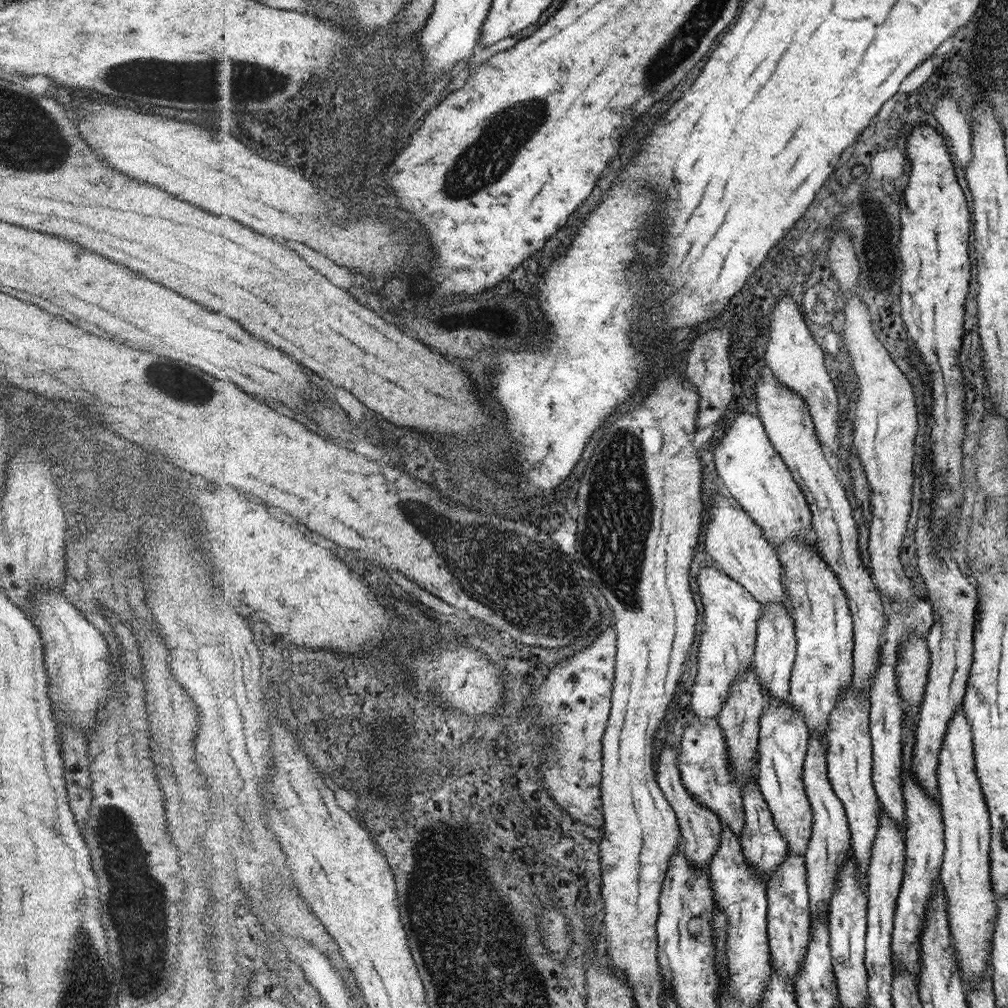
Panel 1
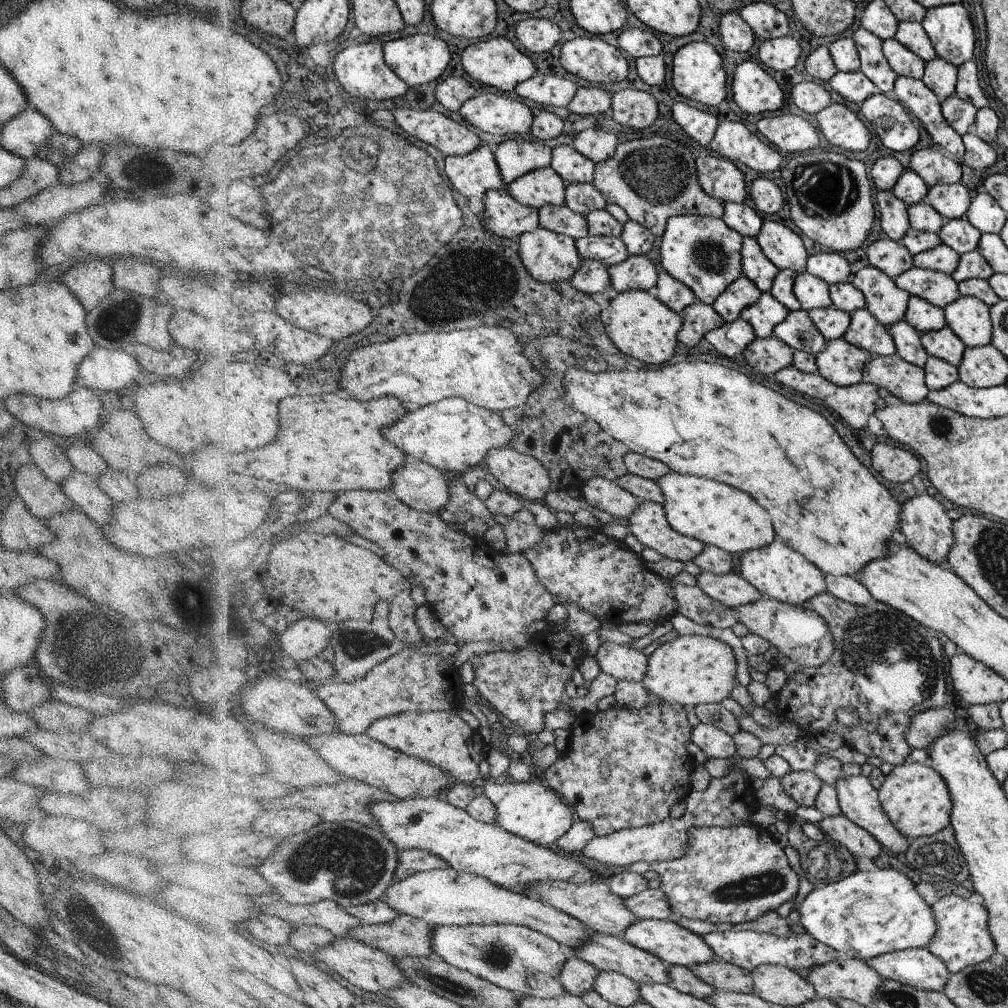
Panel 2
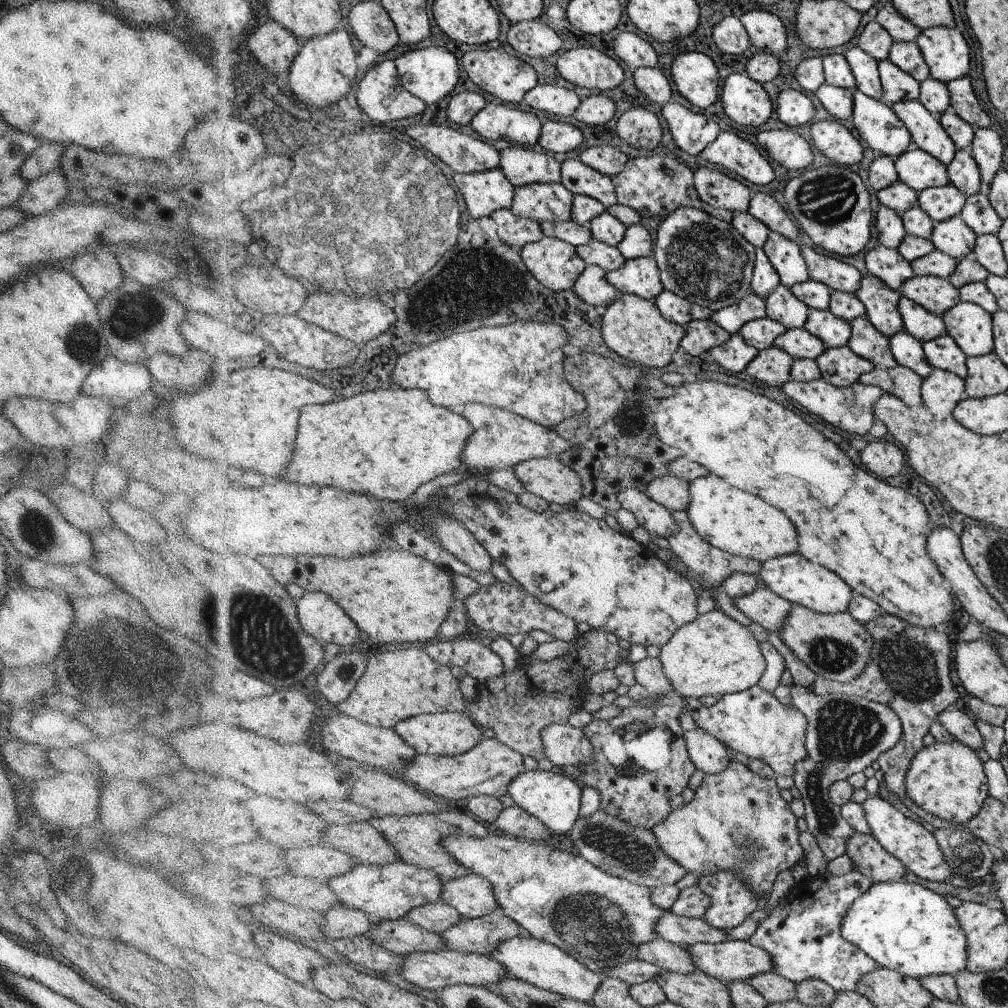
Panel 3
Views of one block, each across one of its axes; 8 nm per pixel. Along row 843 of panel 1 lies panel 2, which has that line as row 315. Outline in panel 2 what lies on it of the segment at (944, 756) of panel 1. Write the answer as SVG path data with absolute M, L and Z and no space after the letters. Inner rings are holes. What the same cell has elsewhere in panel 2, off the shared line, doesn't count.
M960 296L944 308L947 326L960 338L966 348L982 347L991 343L994 325L990 306L978 297Z

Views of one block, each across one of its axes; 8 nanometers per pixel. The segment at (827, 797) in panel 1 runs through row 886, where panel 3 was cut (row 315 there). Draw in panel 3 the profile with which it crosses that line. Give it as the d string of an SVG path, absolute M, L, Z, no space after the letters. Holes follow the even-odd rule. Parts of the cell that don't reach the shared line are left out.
M810 309L810 316L803 328L819 338L826 350L847 346L851 337L850 323L834 316L828 309Z

